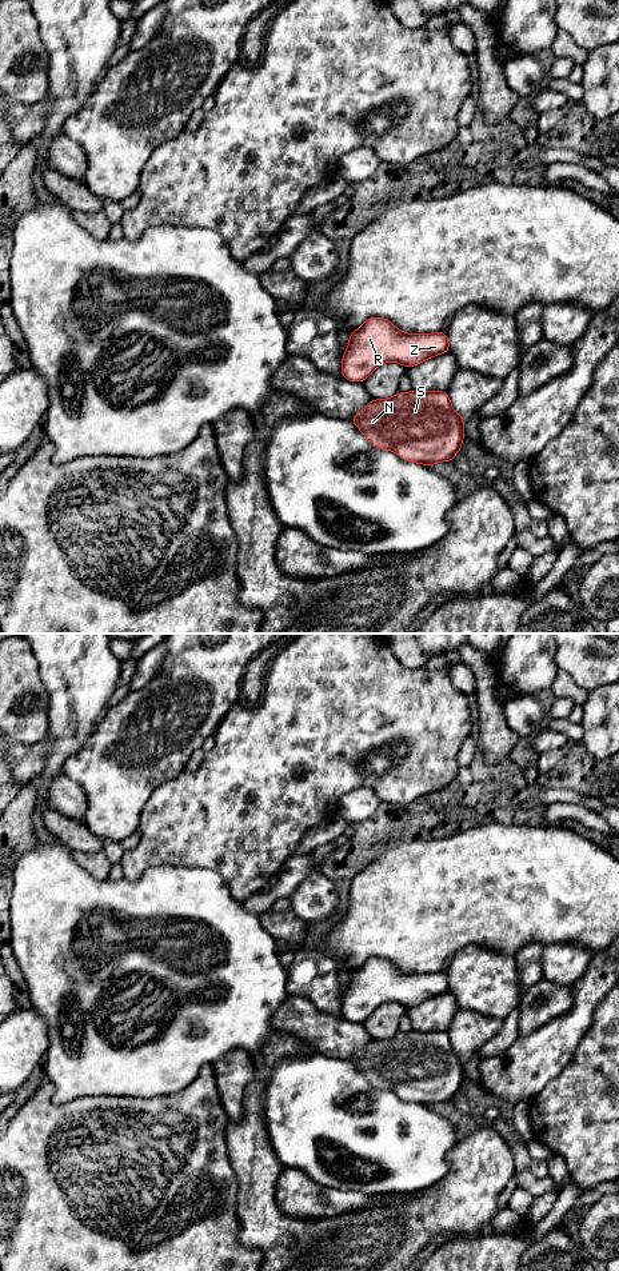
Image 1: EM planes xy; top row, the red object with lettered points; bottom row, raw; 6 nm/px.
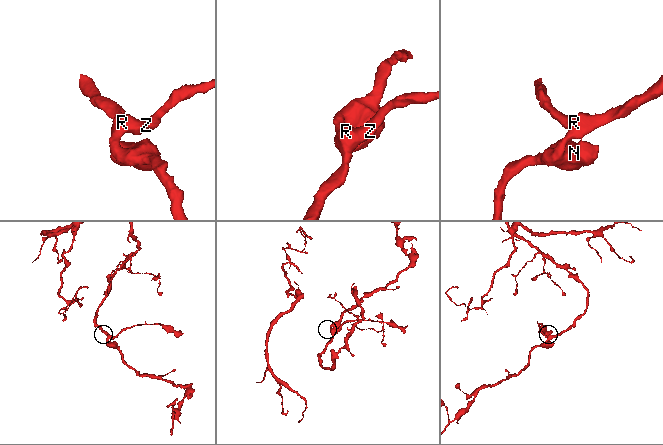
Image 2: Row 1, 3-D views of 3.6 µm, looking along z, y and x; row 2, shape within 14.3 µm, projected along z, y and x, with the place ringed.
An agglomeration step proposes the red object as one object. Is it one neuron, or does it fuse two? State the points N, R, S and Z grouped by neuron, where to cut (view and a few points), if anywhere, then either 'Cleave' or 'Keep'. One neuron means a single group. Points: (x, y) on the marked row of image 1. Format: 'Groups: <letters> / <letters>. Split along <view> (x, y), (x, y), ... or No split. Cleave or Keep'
Groups: N R S Z. No split. Keep

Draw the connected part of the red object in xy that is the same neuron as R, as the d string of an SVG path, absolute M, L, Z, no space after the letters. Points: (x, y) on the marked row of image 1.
M370 317L355 332L350 332L342 376L363 383L380 364L396 361L410 368L444 352L450 352L444 331L404 333L384 317Z

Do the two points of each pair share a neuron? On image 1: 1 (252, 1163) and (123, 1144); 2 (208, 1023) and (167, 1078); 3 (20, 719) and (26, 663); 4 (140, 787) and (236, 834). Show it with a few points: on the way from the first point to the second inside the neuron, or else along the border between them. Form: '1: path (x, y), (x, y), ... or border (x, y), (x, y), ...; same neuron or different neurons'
1: border (226, 1128), (226, 1150), (236, 1179), (236, 1190); different neurons
2: path (206, 1036), (178, 1064); same neuron
3: path (20, 706), (20, 676); same neuron
4: border (178, 775), (163, 782), (152, 792), (139, 822); different neurons

